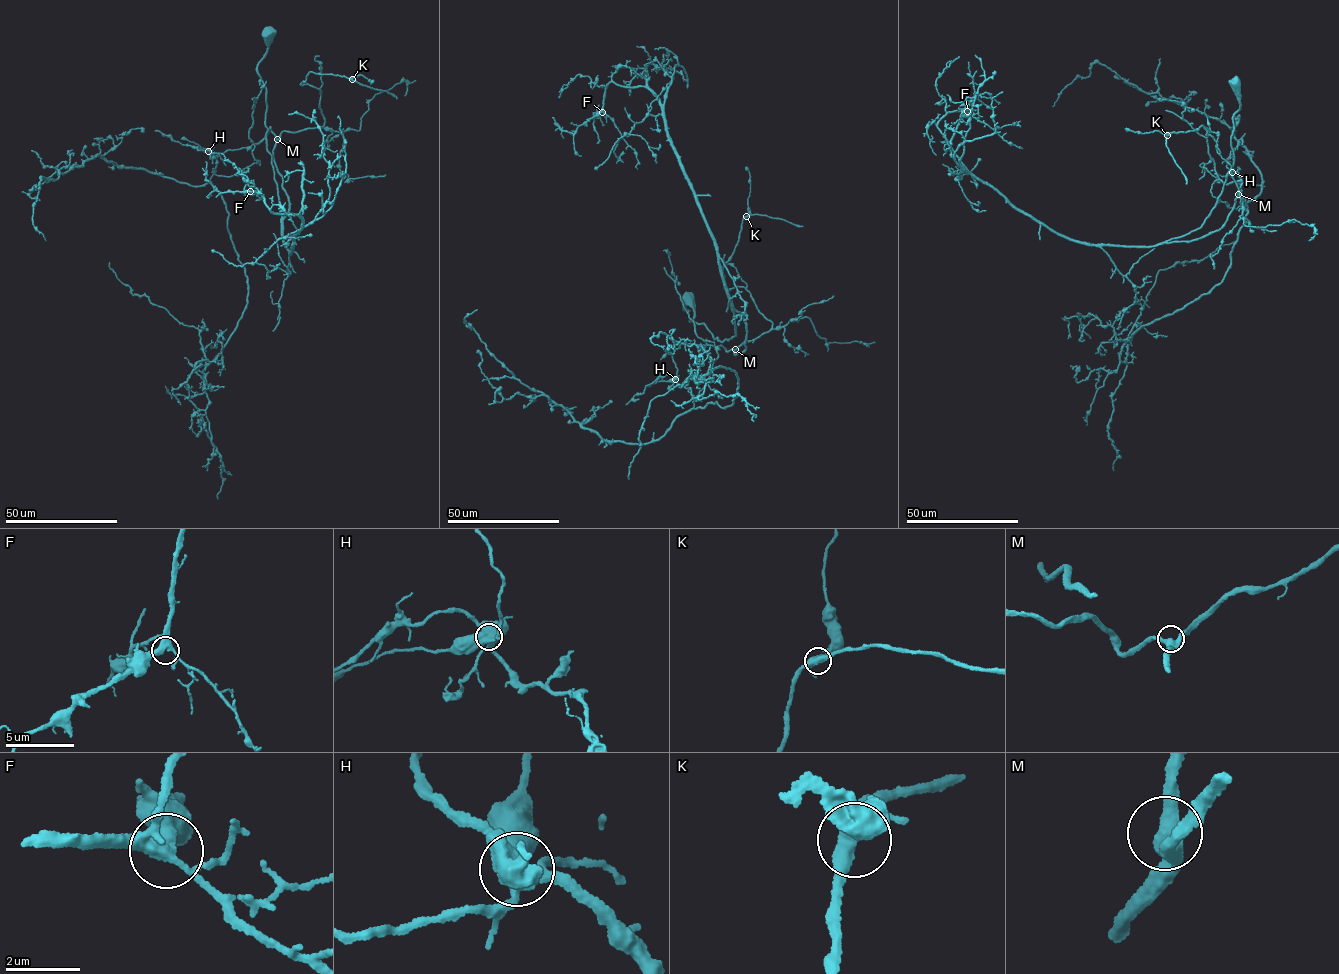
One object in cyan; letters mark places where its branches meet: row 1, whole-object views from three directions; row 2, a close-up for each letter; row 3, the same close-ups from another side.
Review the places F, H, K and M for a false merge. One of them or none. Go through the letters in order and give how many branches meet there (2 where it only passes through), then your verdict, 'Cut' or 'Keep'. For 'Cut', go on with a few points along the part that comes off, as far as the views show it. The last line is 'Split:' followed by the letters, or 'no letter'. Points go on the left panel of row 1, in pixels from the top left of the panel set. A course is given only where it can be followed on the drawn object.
F: Branches: 4. Keep
H: Branches: 4. Cut. Course of the part to remove: (209, 151), (209, 181), (249, 287), (219, 353), (207, 364), (198, 330), (133, 295), (109, 262)
K: Branches: 4. Keep
M: Branches: 3. Keep
Split: H

